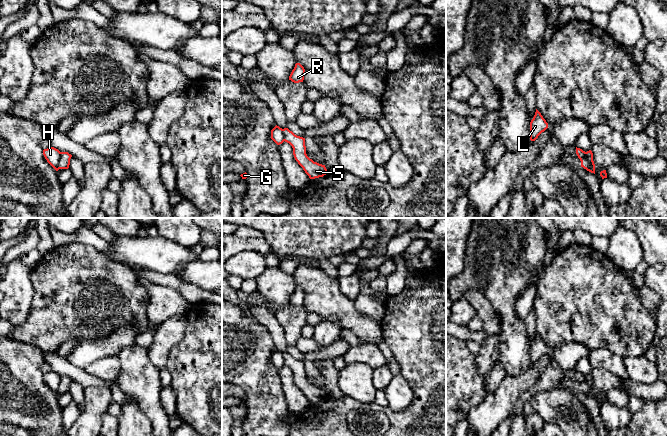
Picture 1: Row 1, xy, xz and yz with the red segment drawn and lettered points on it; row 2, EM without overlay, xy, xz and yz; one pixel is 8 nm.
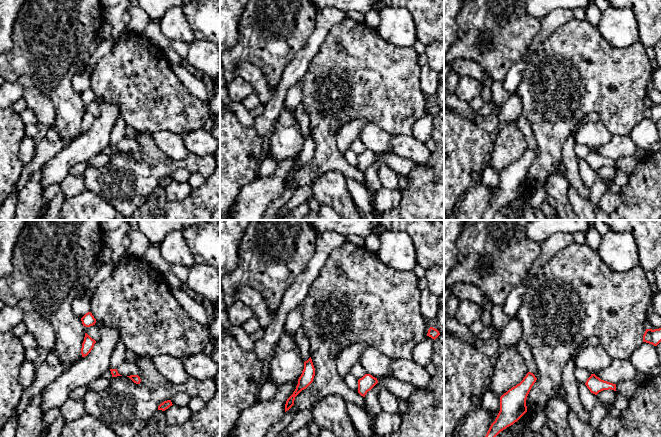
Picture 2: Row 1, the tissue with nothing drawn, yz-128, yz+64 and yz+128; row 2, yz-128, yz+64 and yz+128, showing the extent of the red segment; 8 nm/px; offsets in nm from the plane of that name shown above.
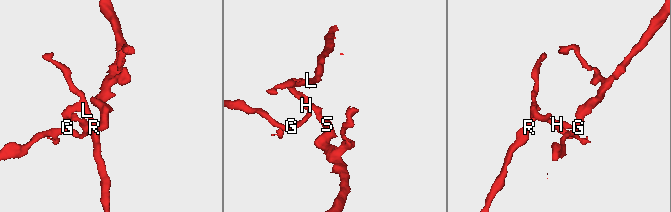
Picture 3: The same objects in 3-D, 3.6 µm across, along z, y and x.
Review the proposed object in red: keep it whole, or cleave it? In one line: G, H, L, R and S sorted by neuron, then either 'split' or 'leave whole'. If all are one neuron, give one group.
groups G H L R / S; split

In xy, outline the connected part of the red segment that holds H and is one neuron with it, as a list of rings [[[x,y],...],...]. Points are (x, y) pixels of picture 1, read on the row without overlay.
[[[54,371],[44,373],[43,379],[44,379],[45,383],[47,384],[47,386],[56,395],[58,395],[60,393],[59,392],[59,385],[60,385],[61,376],[58,373],[54,372]]]

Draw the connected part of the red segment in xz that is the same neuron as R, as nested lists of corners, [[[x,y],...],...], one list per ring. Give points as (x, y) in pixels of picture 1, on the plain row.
[[[296,287],[294,293],[292,294],[289,304],[294,307],[303,306],[305,299],[305,293],[300,287]]]

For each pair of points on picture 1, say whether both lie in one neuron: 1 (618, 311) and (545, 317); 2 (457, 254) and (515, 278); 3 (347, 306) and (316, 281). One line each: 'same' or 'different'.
1: same
2: different
3: same

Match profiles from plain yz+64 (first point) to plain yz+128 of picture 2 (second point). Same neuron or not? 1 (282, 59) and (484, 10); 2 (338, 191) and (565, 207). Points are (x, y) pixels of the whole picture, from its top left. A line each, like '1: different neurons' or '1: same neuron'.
1: same neuron
2: same neuron

